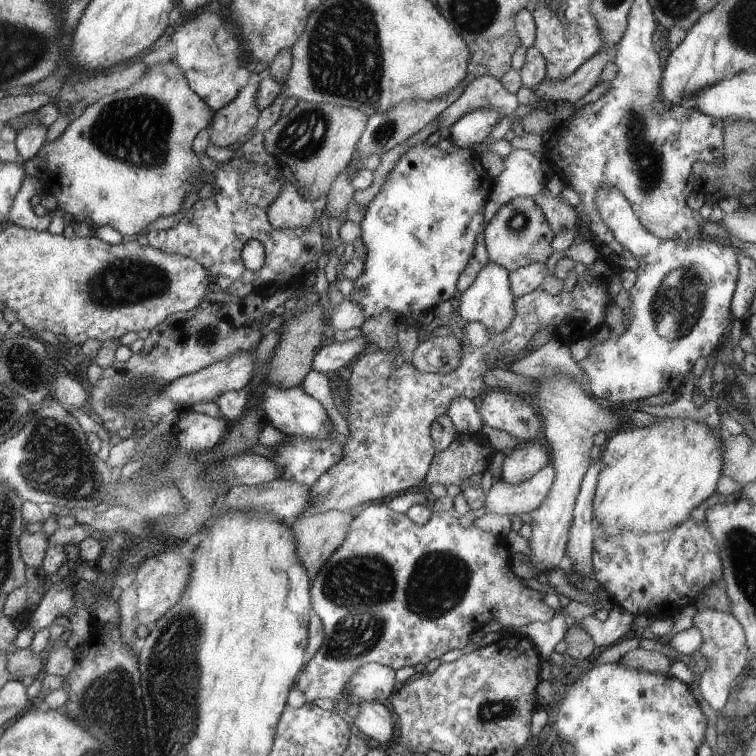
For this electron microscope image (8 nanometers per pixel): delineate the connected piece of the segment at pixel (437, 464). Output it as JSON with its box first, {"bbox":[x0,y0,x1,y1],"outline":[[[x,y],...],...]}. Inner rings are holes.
{"bbox":[425,432,495,485],"outline":[[[480,432],[458,433],[452,444],[434,458],[425,480],[426,485],[462,485],[473,475],[489,470],[495,450]]]}

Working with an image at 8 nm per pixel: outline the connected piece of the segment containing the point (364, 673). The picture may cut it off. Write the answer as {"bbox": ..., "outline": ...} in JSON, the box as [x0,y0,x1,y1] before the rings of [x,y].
{"bbox":[345,663,398,702],"outline":[[[368,663],[350,678],[345,697],[350,700],[386,702],[398,688],[395,671],[385,665]]]}

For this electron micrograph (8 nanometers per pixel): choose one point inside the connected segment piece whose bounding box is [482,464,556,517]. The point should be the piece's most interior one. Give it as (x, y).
(503, 499)

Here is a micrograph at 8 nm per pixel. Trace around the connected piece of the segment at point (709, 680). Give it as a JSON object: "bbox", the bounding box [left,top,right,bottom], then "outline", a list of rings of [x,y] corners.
{"bbox":[693,605,750,711],"outline":[[[715,605],[706,608],[706,610],[698,610],[694,616],[693,626],[700,630],[703,638],[702,646],[698,652],[708,662],[698,684],[700,694],[715,711],[722,711],[722,708],[728,703],[738,676],[749,665],[750,654],[744,630],[732,614],[718,610]]]}

